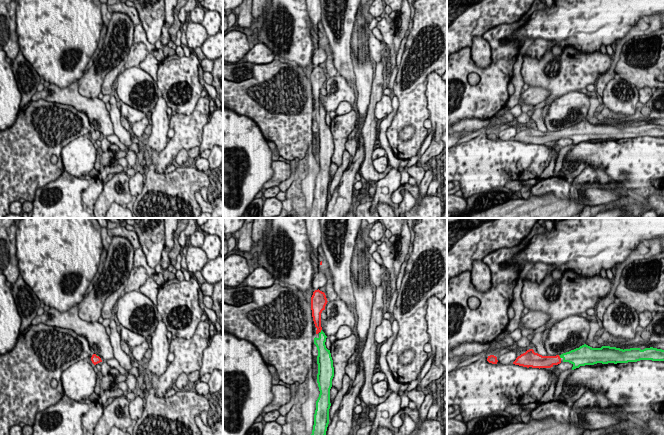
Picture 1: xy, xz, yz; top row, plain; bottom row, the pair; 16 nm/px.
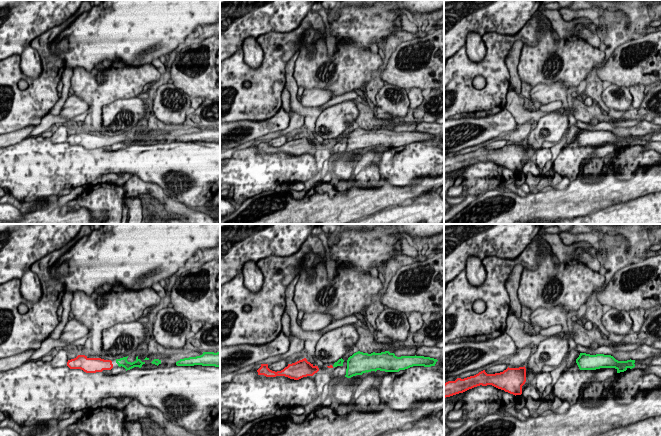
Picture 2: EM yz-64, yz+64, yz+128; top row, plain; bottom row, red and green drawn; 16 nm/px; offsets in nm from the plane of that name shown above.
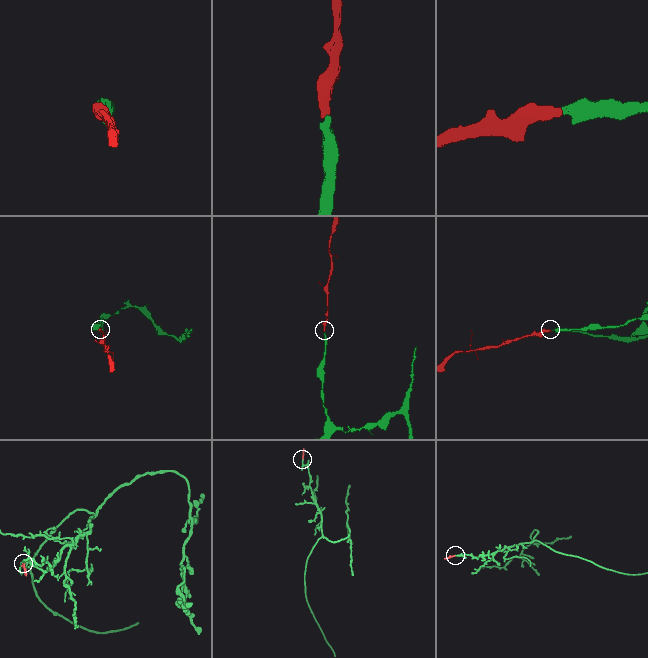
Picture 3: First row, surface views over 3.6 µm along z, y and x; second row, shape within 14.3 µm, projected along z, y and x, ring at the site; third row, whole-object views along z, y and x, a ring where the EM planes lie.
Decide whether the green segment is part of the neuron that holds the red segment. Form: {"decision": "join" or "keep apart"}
{"decision": "join"}

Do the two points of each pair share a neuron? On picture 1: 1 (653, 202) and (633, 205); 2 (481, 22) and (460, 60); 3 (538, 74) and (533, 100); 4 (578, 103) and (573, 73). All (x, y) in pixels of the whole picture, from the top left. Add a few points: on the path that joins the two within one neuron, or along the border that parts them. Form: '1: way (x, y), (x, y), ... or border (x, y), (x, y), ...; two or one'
1: way (648, 204), (638, 205); one
2: border (470, 46), (465, 46), (457, 51); two
3: border (529, 86), (544, 87), (550, 94); two
4: border (576, 90), (569, 91), (554, 99); two

